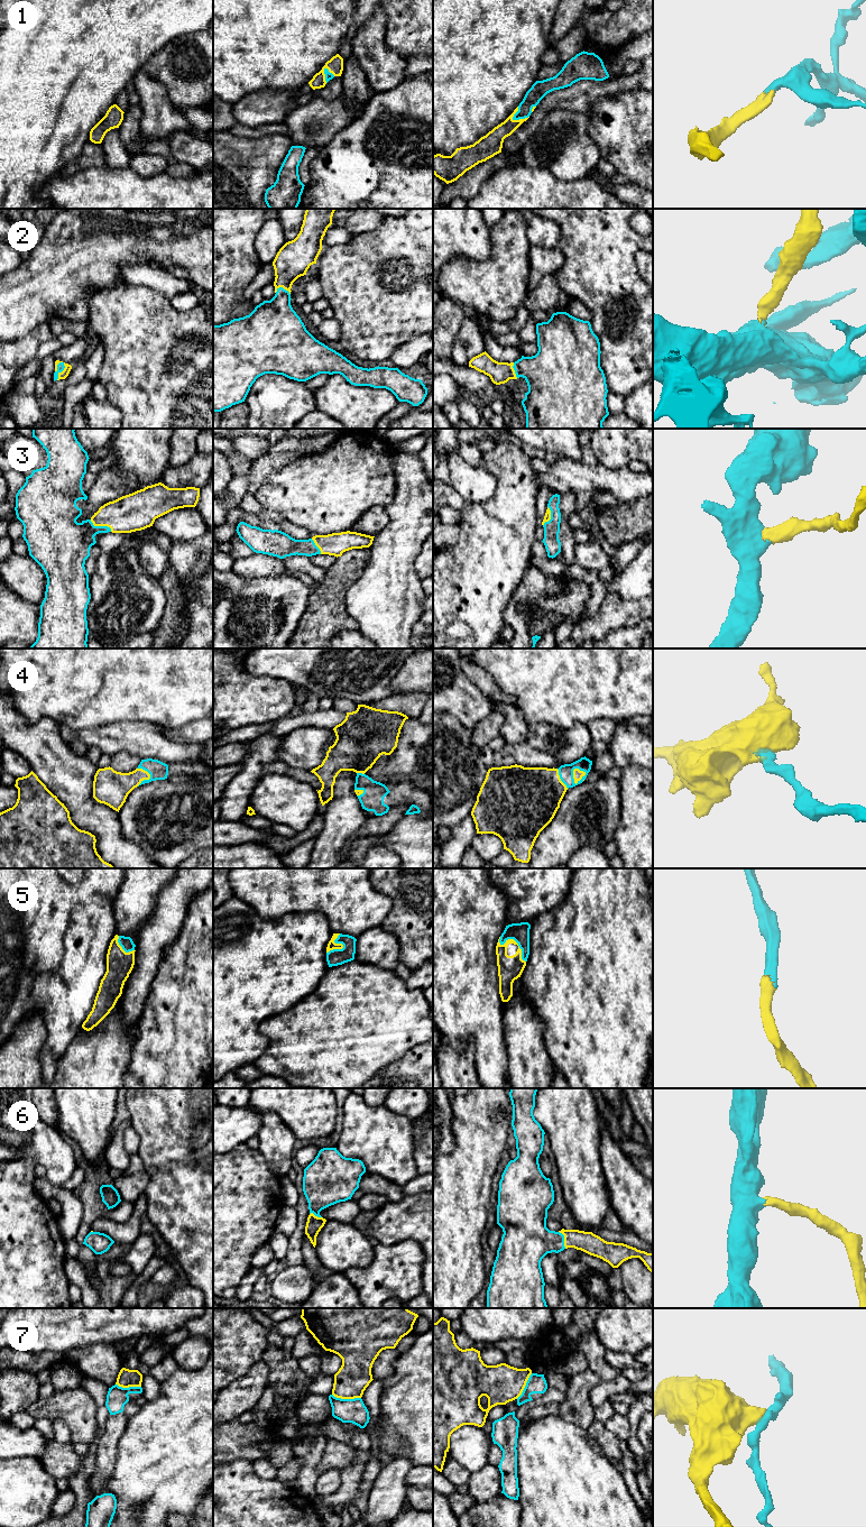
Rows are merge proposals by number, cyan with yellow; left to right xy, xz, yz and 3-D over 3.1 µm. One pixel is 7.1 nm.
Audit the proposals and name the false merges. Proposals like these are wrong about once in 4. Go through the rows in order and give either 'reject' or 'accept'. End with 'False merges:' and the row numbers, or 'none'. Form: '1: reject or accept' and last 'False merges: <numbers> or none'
1: accept
2: accept
3: accept
4: accept
5: accept
6: accept
7: reject
False merges: 7

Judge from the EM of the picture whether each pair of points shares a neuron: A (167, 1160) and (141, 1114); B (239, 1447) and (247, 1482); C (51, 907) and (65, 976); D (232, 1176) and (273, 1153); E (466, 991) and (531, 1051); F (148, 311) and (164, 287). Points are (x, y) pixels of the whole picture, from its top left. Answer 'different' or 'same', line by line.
A: same
B: different
C: same
D: different
E: different
F: different

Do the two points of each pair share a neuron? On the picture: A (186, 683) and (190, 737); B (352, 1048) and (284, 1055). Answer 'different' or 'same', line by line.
A: different
B: same

